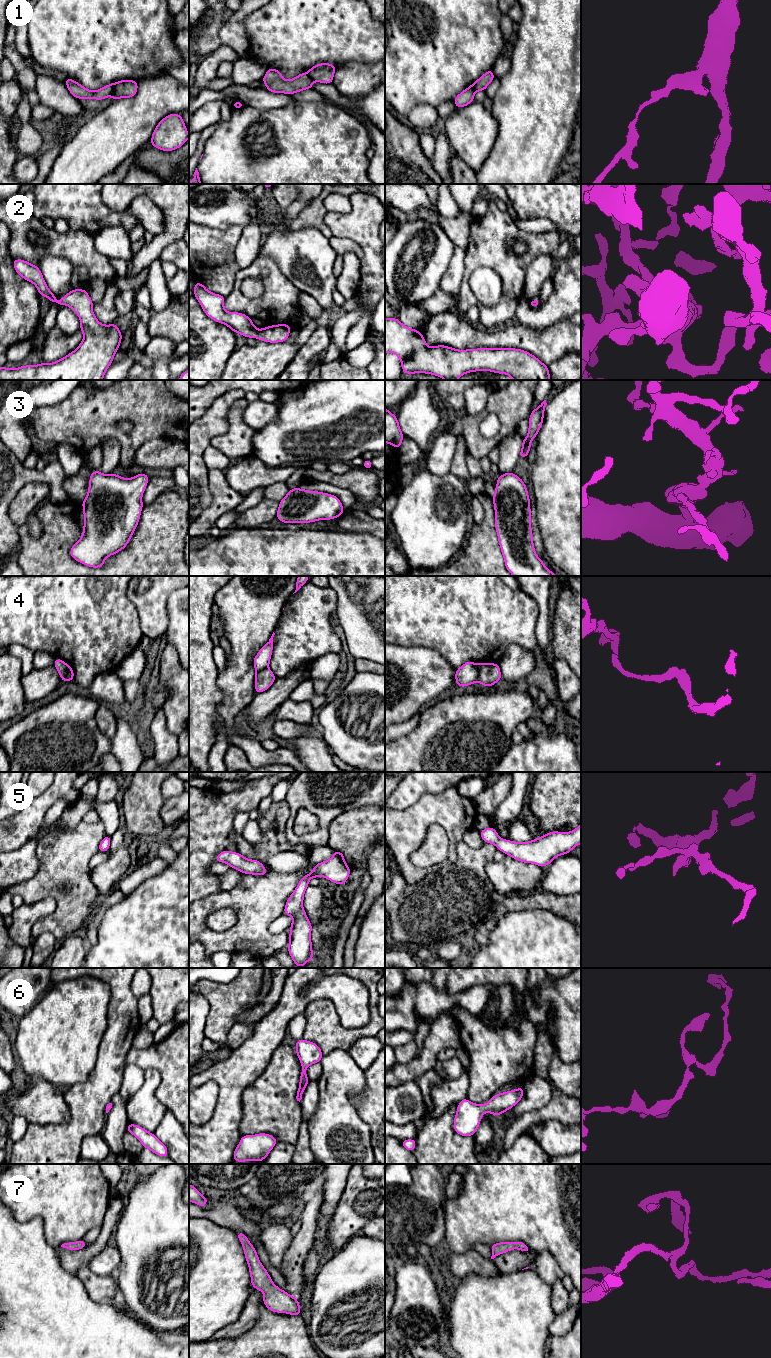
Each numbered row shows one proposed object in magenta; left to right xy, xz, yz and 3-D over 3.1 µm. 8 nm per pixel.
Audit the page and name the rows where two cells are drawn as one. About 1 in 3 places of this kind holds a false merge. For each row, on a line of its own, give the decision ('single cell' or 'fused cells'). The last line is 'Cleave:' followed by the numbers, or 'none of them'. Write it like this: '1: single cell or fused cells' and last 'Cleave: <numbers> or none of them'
1: fused cells
2: single cell
3: single cell
4: fused cells
5: single cell
6: single cell
7: single cell
Cleave: 1, 4

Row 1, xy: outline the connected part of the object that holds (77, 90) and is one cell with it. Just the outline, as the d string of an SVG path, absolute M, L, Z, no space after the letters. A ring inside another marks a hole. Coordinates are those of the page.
M66 78L65 85L71 95L77 99L103 100L111 95L115 83L110 83L96 91L91 91L85 88L83 85L71 78Z

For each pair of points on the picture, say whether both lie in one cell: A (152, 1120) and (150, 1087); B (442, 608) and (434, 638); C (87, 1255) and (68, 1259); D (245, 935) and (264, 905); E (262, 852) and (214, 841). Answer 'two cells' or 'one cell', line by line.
A: one cell
B: one cell
C: one cell
D: one cell
E: two cells

